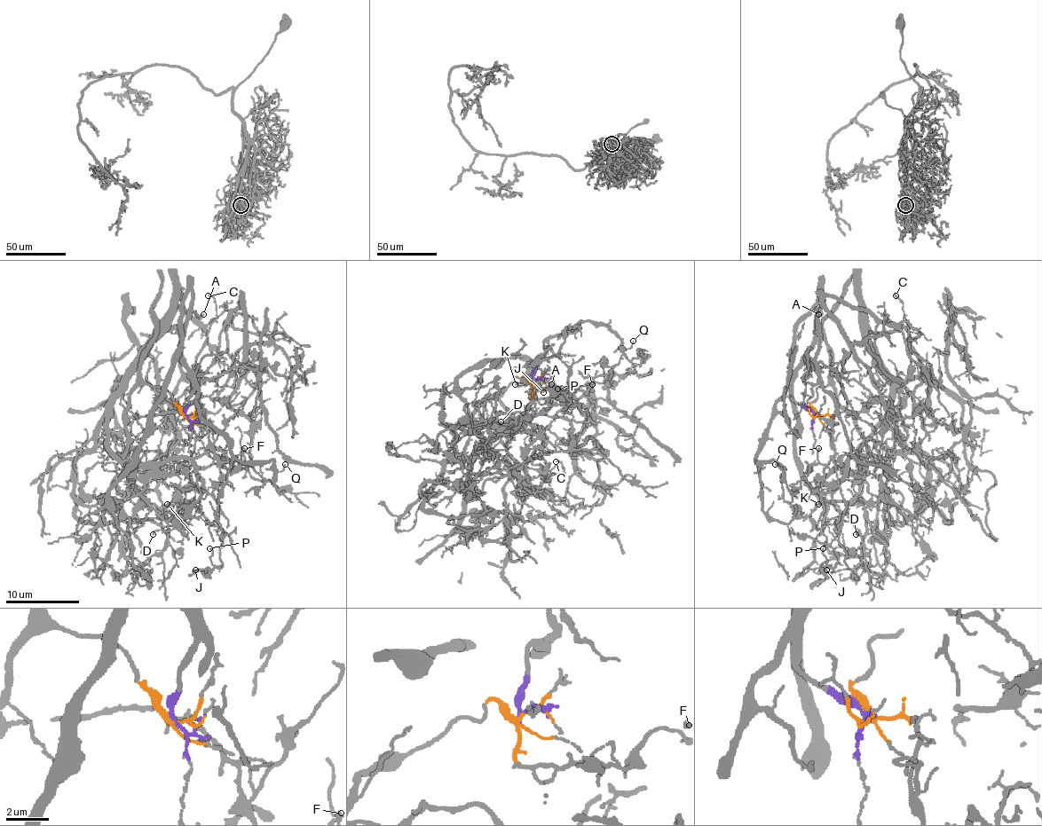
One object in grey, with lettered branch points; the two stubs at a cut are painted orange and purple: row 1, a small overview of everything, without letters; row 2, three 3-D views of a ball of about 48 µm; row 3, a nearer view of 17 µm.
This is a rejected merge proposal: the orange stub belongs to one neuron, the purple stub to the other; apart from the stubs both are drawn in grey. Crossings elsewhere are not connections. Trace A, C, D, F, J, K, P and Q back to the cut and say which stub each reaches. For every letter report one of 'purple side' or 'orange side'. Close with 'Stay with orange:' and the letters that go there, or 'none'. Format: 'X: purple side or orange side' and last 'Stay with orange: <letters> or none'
A: purple side
C: orange side
D: orange side
F: orange side
J: orange side
K: orange side
P: orange side
Q: purple side
Stay with orange: C, D, F, J, K, P

